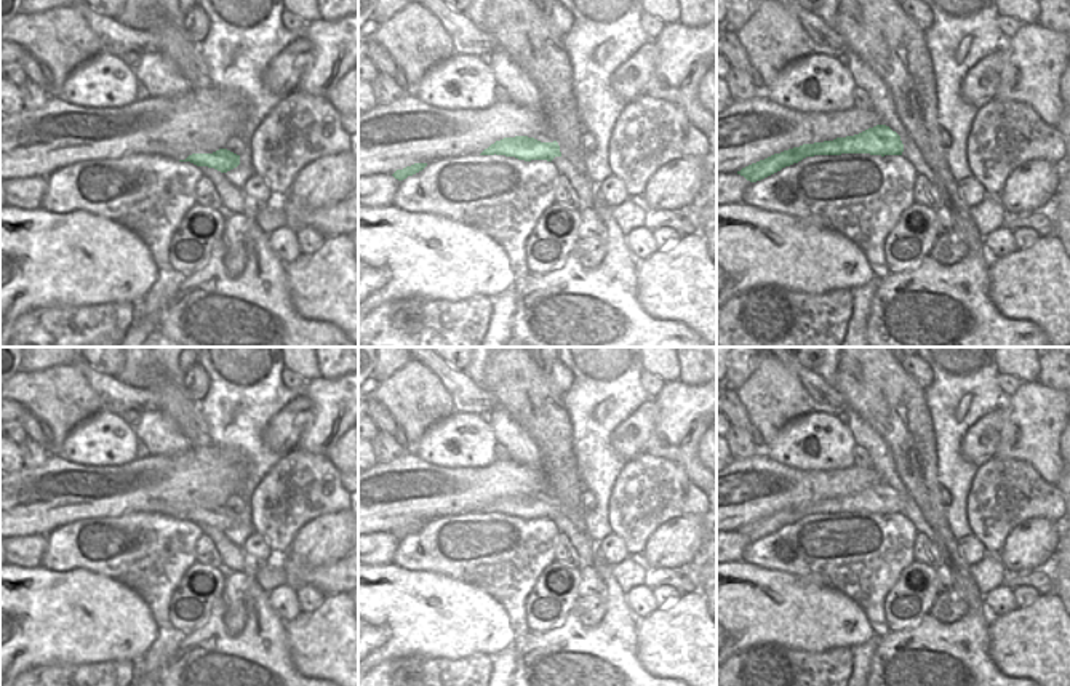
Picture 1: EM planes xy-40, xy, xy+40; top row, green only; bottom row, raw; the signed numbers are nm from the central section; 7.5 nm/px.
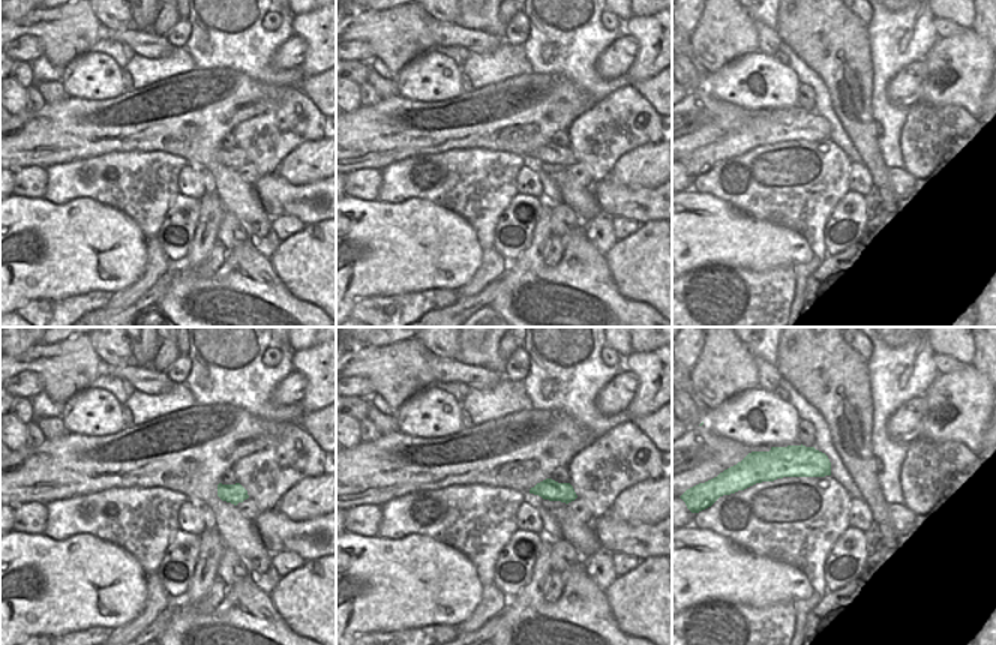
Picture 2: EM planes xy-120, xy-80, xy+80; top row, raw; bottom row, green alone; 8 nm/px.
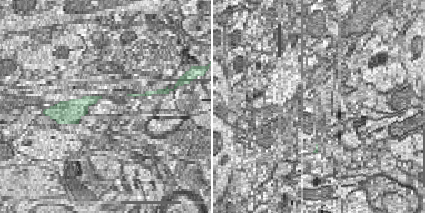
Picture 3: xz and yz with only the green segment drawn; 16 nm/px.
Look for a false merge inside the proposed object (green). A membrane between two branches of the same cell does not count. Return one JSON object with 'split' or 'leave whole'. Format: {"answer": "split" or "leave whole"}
{"answer": "leave whole"}

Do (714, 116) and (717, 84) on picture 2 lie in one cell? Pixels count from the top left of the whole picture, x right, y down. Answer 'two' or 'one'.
two

